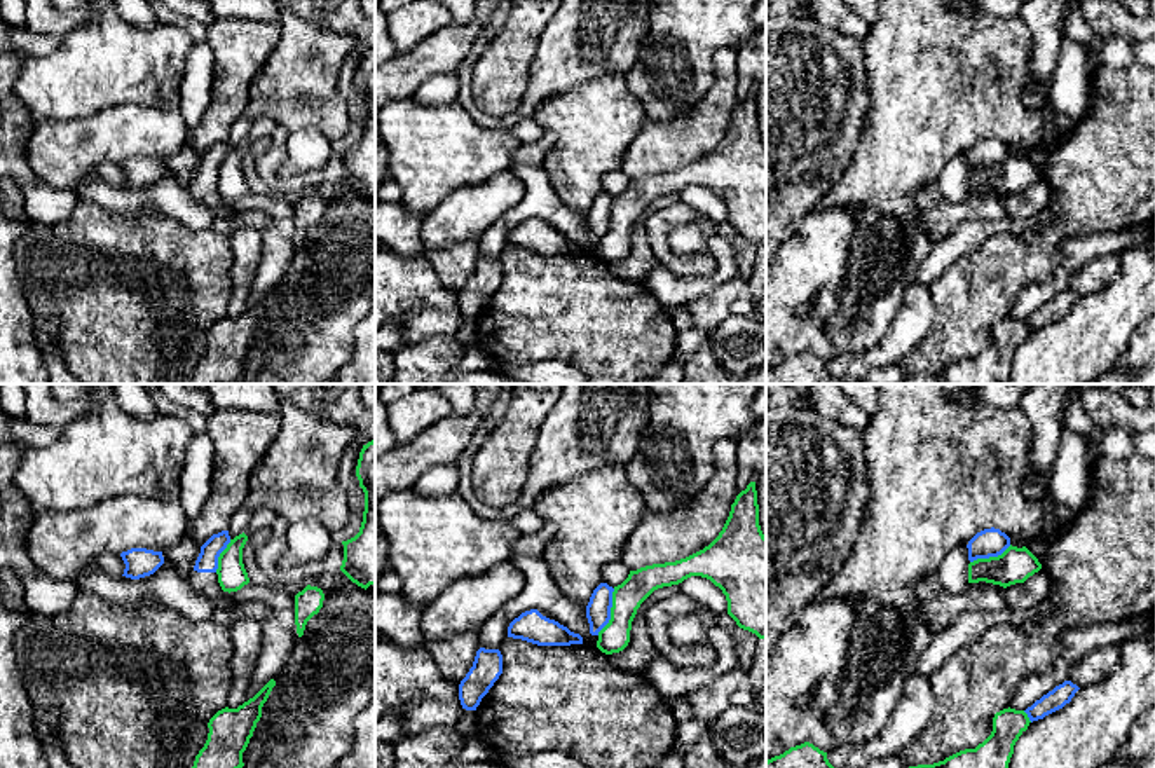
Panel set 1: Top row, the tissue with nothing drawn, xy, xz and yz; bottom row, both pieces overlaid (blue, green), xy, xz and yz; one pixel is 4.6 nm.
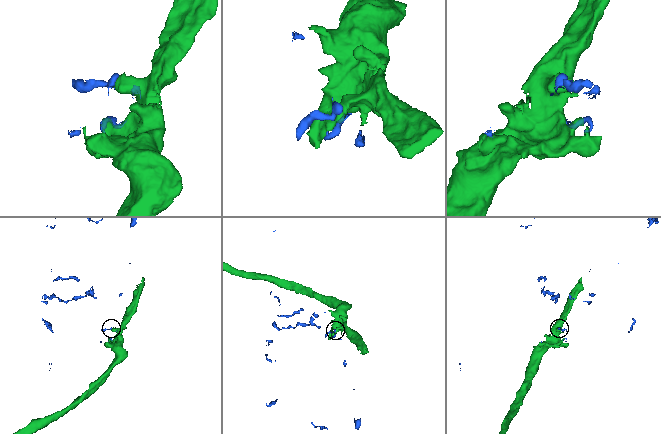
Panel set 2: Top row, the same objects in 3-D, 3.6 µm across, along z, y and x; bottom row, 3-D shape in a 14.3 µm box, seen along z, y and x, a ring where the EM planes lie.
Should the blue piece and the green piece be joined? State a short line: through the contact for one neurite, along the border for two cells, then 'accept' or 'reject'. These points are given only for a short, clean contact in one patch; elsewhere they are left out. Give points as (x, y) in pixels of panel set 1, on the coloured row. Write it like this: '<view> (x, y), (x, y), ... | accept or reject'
reject

